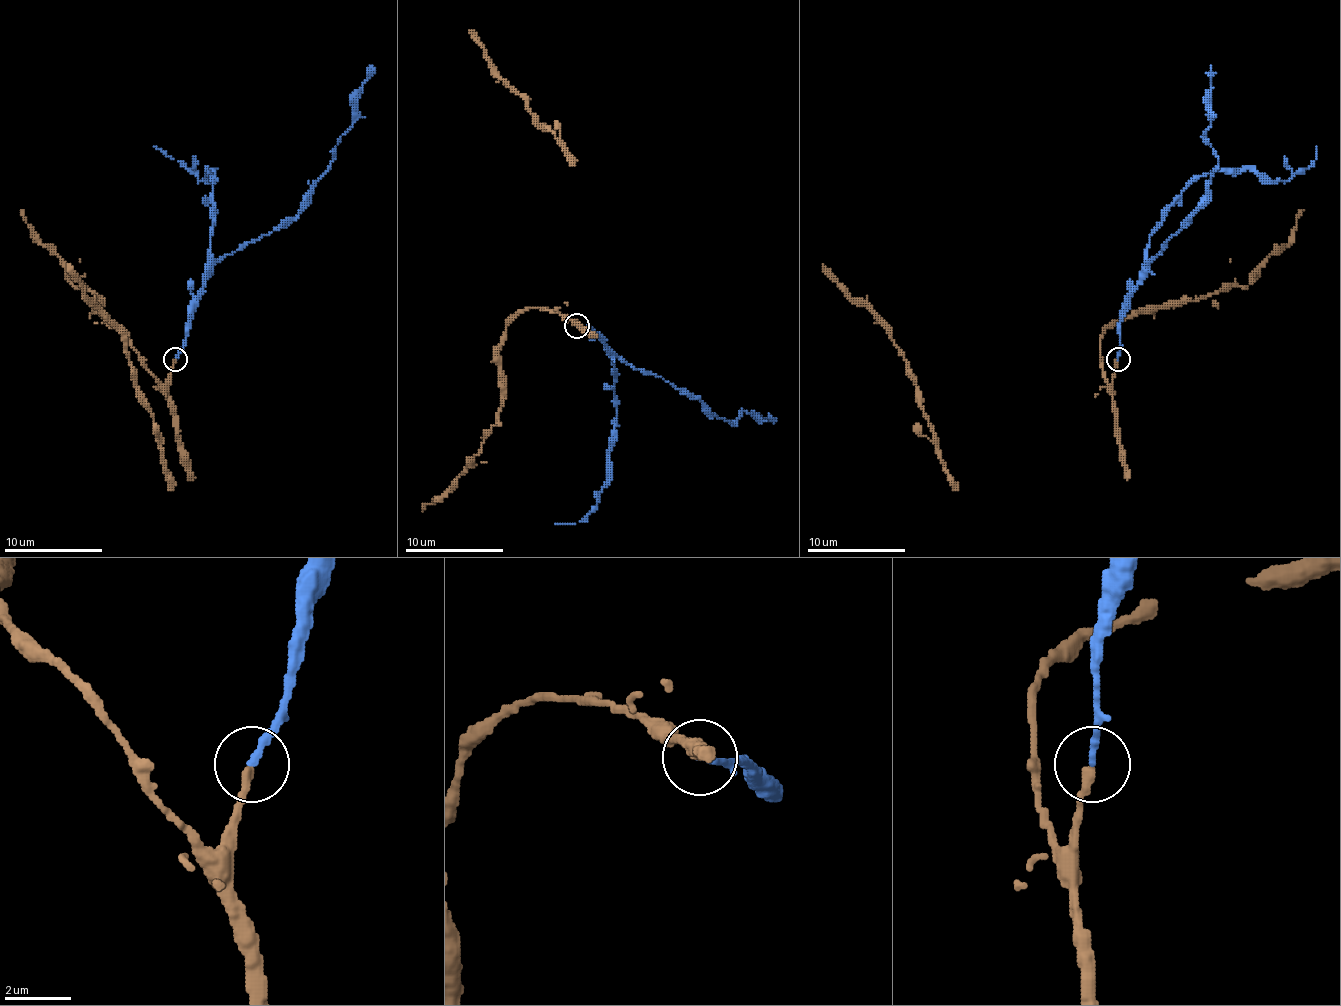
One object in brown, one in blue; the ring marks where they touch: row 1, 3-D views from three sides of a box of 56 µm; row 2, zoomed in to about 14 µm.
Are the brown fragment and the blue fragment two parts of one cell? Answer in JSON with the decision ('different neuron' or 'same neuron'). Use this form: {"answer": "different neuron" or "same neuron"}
{"answer": "same neuron"}

